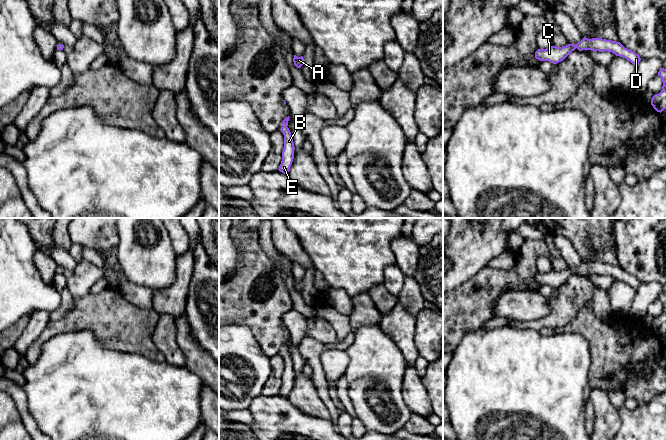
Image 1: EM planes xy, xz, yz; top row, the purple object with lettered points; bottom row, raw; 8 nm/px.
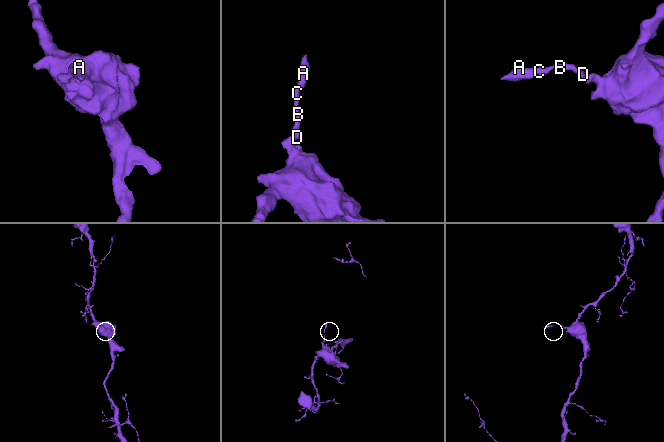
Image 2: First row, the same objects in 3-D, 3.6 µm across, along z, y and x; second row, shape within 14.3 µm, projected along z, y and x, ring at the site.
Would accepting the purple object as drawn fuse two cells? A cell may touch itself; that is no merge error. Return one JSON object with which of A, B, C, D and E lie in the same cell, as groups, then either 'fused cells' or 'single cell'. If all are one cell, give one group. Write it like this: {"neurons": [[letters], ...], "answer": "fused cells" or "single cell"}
{"neurons": [["A", "B", "C", "D", "E"]], "answer": "single cell"}

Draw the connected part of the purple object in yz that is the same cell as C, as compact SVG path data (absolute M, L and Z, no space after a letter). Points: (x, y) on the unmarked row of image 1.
M584 261L577 268L568 268L563 271L551 270L546 273L538 273L535 276L535 282L540 285L549 285L553 288L557 288L563 285L572 275L575 273L579 275L591 274L599 276L612 276L616 280L623 281L630 285L636 291L638 290L641 282L634 275L625 272L620 266L606 264L602 262L588 263Z

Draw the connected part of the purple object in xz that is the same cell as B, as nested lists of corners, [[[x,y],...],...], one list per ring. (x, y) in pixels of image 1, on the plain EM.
[[[288,340],[283,344],[282,351],[280,353],[284,359],[284,373],[282,375],[282,385],[278,394],[284,398],[288,398],[289,396],[289,393],[294,383],[294,373],[295,373],[291,356],[287,351],[289,342],[290,341]]]

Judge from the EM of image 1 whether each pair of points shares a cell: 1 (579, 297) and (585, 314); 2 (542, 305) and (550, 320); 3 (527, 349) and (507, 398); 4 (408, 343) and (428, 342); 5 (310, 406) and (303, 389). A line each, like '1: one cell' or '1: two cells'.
1: two cells
2: two cells
3: one cell
4: two cells
5: one cell

